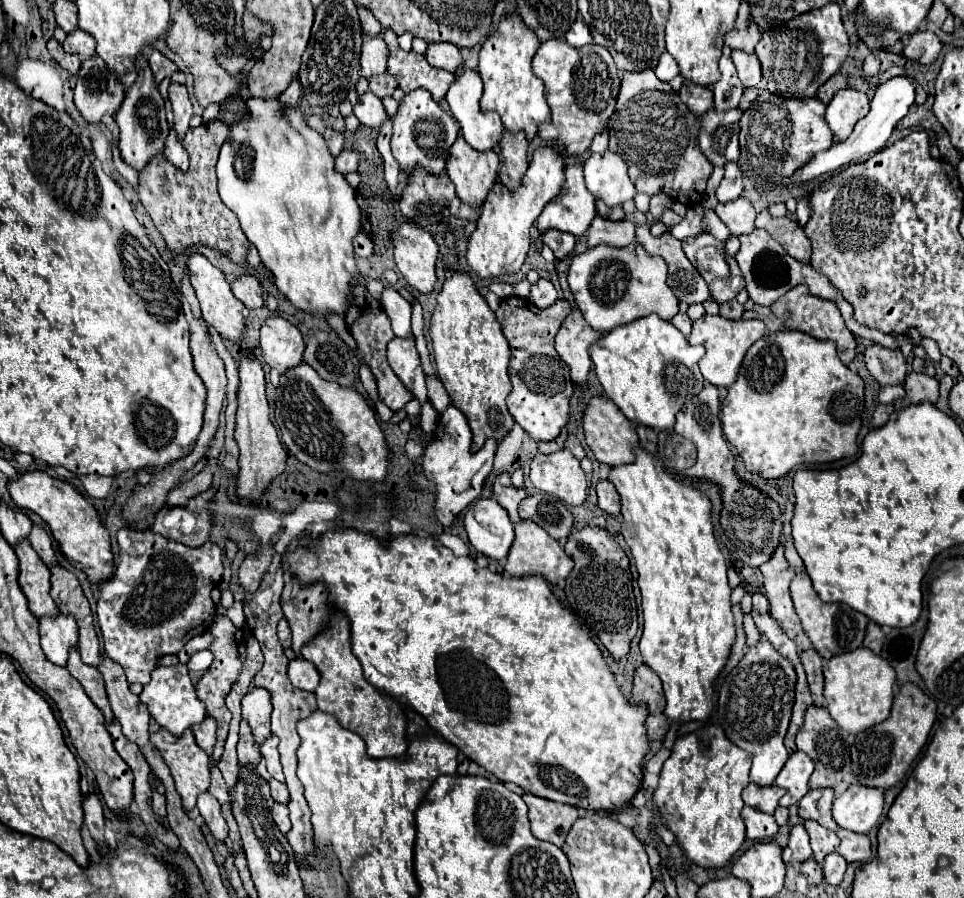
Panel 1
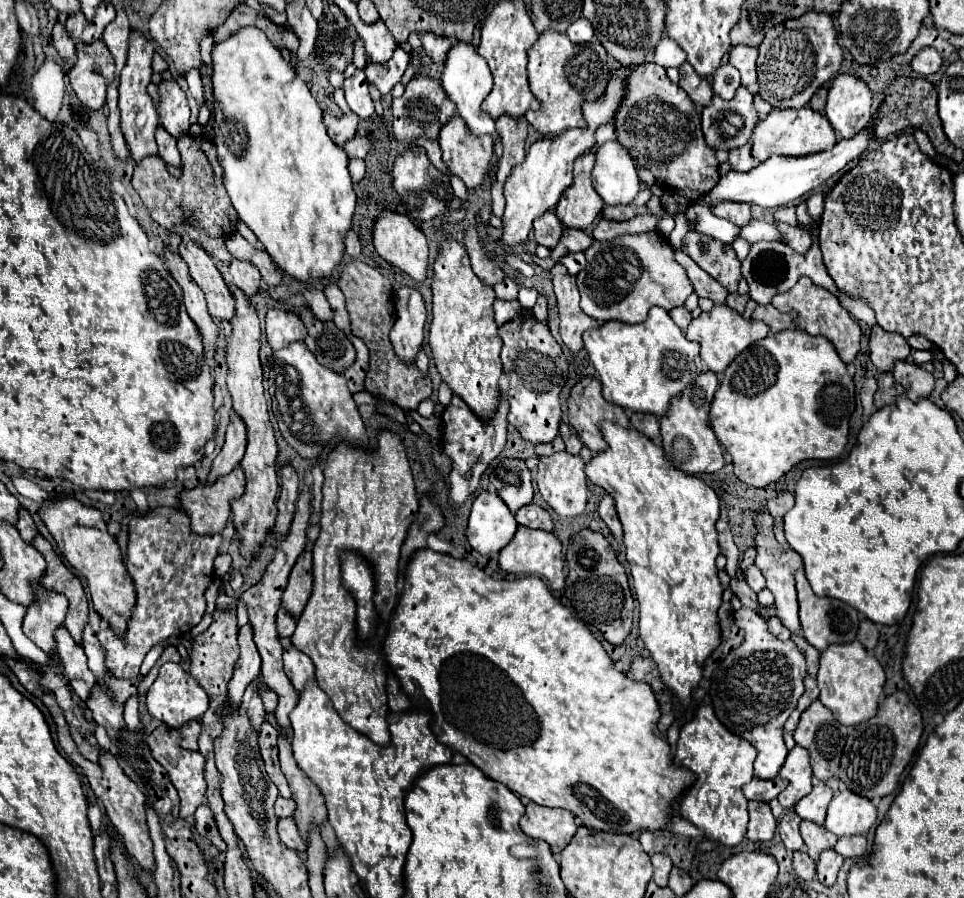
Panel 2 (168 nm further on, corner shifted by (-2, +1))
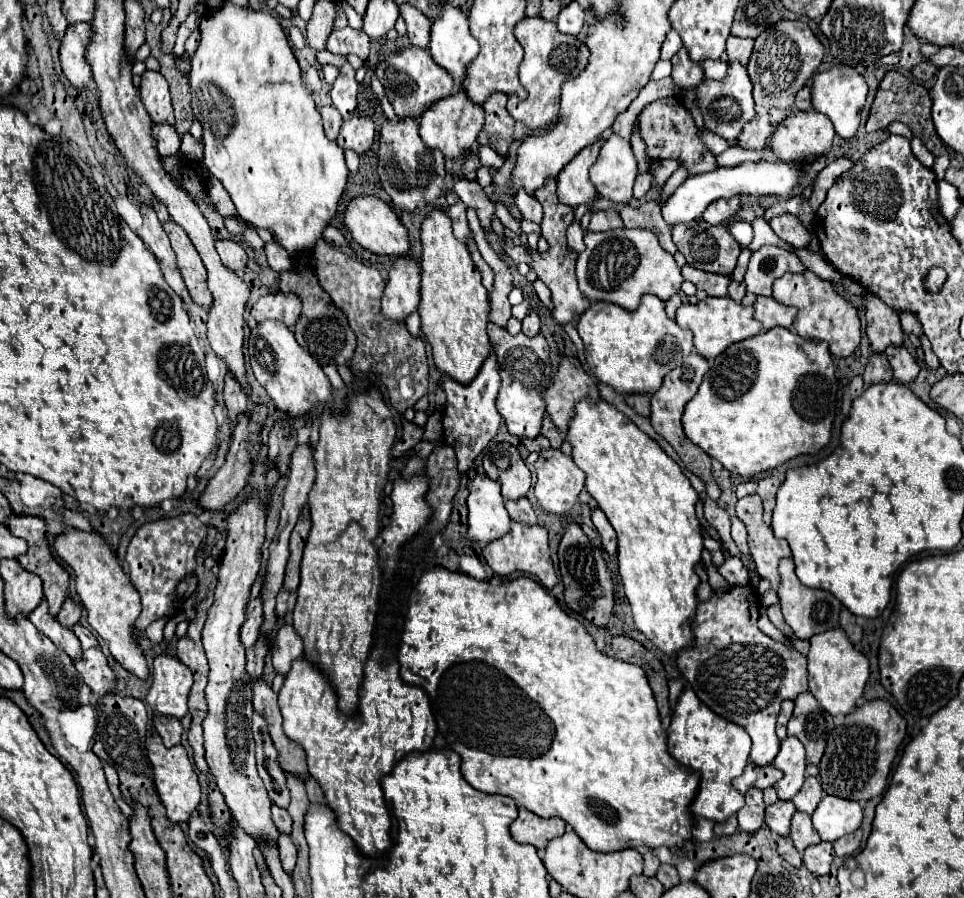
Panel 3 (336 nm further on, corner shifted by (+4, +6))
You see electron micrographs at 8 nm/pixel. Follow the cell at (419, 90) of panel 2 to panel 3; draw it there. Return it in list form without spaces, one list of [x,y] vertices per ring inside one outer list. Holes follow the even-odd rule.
[[[414,46],[386,56],[380,62],[380,66],[376,68],[376,74],[382,82],[382,86],[386,88],[388,100],[390,100],[390,104],[400,120],[406,116],[420,118],[420,114],[426,112],[432,102],[448,98],[450,94],[454,94],[452,76],[448,76],[446,70],[442,70],[442,68],[438,68],[438,64],[434,64],[428,50],[420,50]]]

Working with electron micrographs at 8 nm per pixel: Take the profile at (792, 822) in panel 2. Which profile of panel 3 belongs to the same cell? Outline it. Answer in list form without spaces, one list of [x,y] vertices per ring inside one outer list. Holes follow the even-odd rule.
[[[778,800],[776,804],[766,808],[766,824],[768,828],[778,834],[778,836],[788,836],[790,834],[790,820],[792,814],[796,812],[792,802],[782,802]]]

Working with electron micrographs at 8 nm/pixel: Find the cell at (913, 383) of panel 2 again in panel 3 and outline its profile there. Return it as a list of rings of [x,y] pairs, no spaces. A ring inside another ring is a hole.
[[[888,346],[886,348],[886,358],[894,370],[894,378],[902,384],[910,384],[916,380],[916,376],[920,374],[920,366],[916,364],[916,360],[912,358],[912,354],[906,348],[894,348]]]

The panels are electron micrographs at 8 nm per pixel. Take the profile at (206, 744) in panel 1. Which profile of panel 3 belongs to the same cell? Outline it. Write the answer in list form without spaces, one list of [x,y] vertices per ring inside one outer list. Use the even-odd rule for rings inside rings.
[[[154,716],[154,728],[158,730],[158,734],[164,740],[164,746],[176,746],[180,744],[182,738],[182,722],[178,718],[170,718],[170,716]]]

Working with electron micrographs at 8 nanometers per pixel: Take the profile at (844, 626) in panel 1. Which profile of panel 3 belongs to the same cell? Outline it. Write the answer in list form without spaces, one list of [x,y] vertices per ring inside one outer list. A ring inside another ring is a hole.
[[[790,558],[780,560],[780,576],[782,576],[782,586],[778,590],[778,598],[780,598],[780,606],[782,606],[782,614],[786,624],[794,630],[794,636],[800,640],[810,640],[812,636],[838,628],[838,618],[840,618],[840,610],[842,604],[836,600],[836,596],[832,596],[826,590],[814,590],[804,586],[796,572],[794,572],[794,562]]]

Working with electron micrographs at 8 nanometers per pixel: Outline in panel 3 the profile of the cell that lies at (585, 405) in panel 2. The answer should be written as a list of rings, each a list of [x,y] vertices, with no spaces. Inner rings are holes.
[[[564,358],[556,372],[554,384],[544,392],[546,410],[564,436],[568,432],[568,424],[572,422],[574,408],[582,398],[600,400],[598,384],[582,368],[578,358]]]

